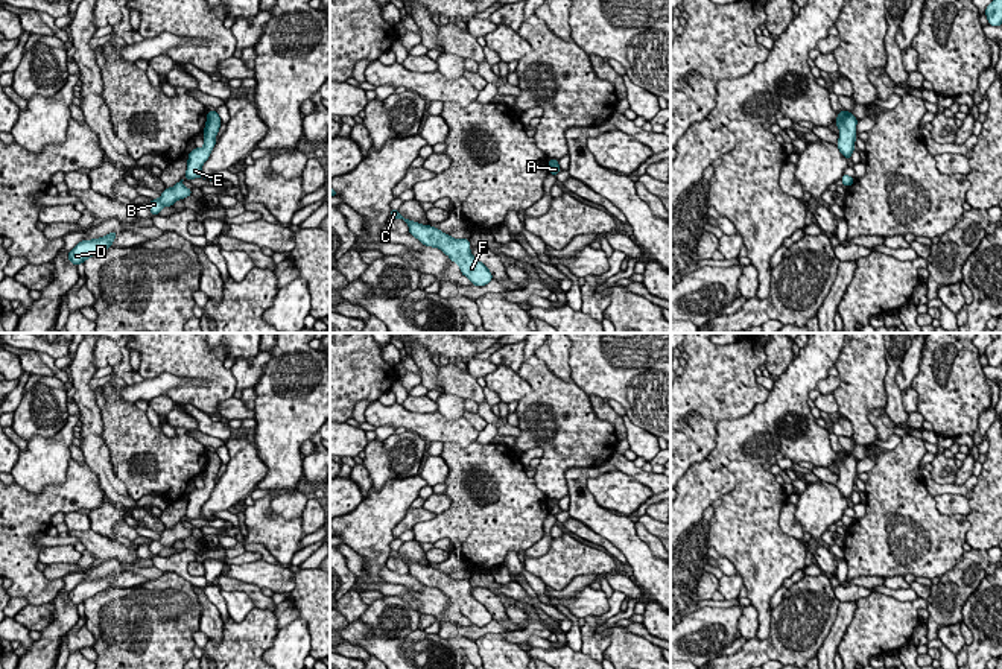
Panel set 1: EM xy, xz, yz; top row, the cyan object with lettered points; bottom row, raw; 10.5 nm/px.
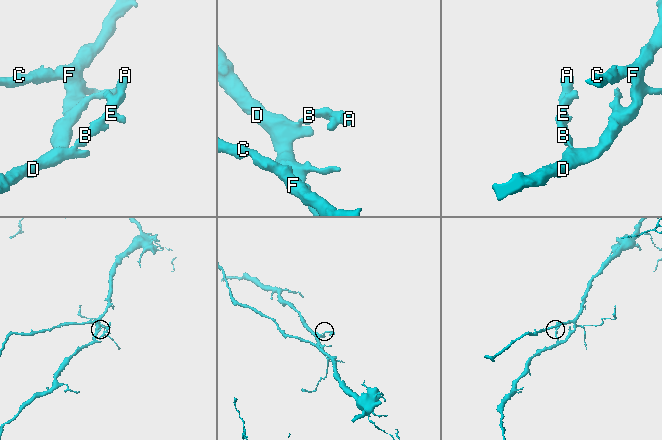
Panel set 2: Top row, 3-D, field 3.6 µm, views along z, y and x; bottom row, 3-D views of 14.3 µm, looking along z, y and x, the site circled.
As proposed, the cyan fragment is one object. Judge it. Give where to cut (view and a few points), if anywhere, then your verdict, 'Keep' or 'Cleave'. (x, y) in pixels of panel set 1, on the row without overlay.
No split. Keep

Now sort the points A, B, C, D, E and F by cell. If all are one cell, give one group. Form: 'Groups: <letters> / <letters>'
Groups: A B C D E F

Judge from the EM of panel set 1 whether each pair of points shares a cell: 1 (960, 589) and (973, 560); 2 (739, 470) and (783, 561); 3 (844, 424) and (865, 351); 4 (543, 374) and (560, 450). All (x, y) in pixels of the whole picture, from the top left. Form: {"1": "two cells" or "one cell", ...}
{"1": "one cell", "2": "one cell", "3": "two cells", "4": "one cell"}

